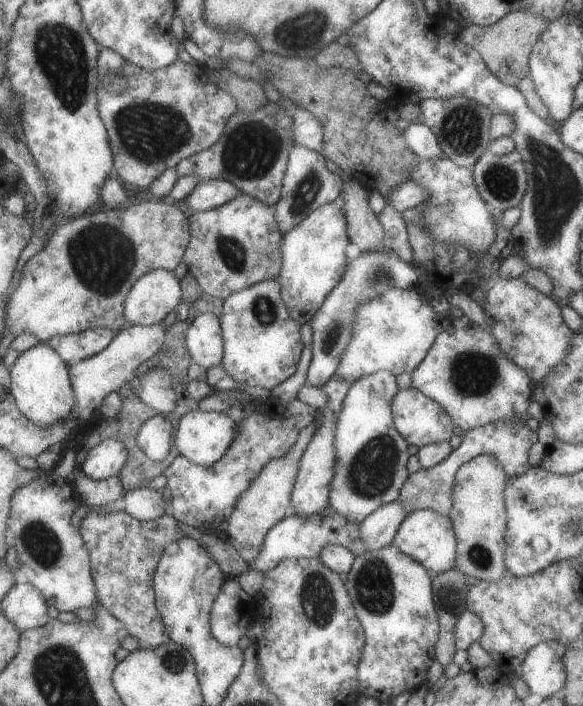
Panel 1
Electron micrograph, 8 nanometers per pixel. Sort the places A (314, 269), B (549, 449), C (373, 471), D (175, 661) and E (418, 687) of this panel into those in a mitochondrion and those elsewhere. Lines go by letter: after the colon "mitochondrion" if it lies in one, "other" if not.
A: other
B: other
C: mitochondrion
D: mitochondrion
E: other

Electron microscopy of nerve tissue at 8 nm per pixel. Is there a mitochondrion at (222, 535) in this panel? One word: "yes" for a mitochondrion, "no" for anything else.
no

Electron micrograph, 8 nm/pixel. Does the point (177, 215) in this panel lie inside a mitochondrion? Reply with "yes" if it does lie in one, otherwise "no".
no

